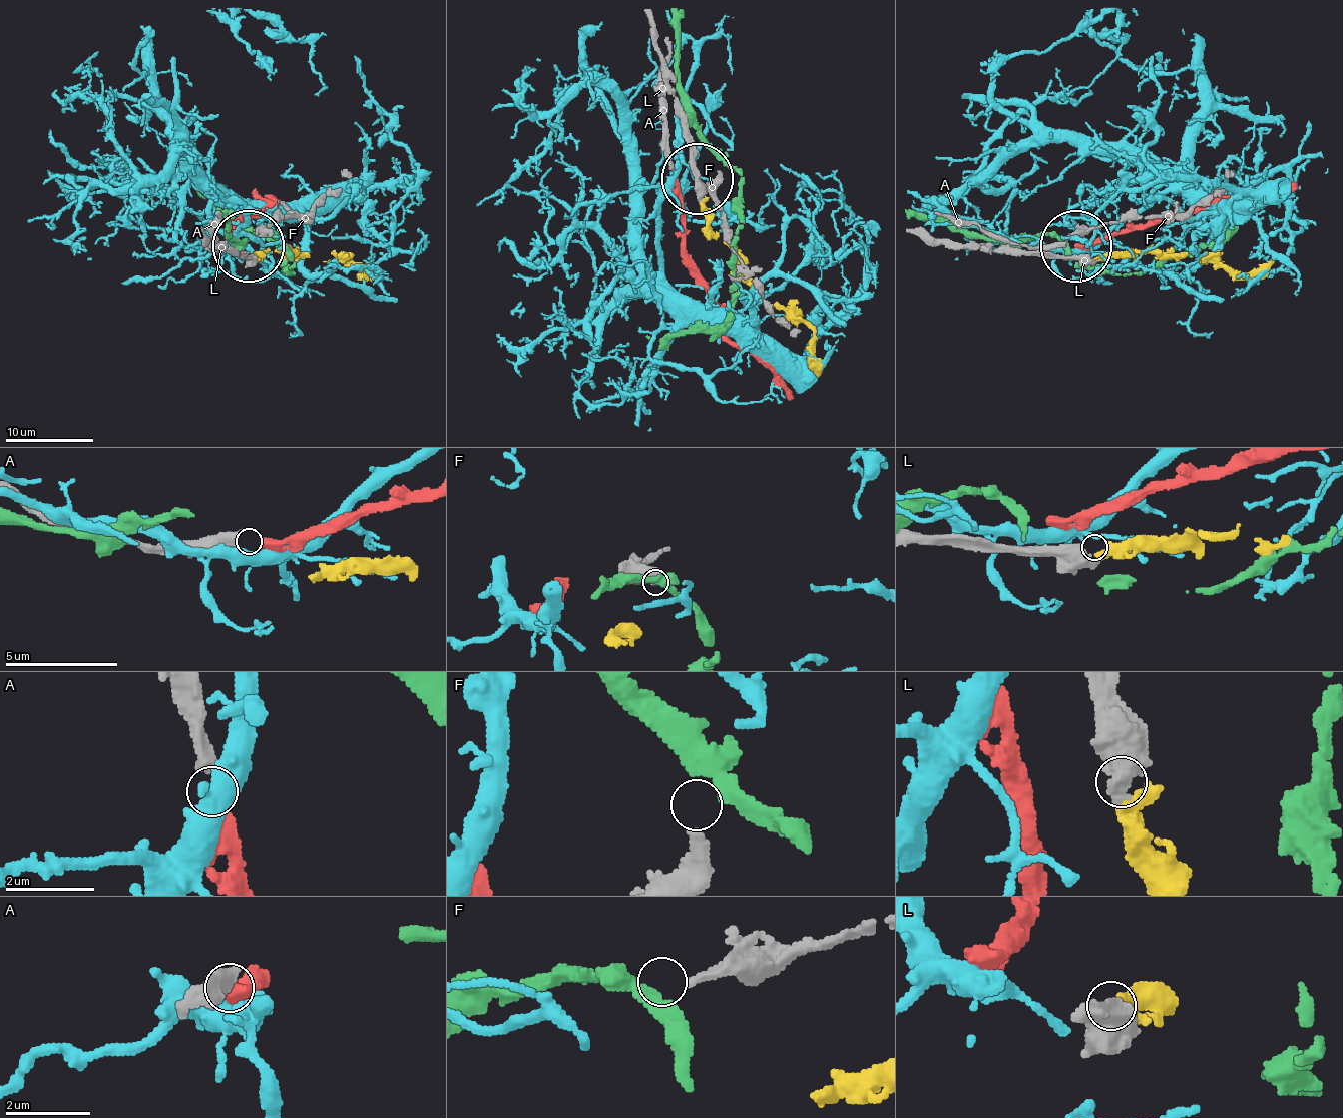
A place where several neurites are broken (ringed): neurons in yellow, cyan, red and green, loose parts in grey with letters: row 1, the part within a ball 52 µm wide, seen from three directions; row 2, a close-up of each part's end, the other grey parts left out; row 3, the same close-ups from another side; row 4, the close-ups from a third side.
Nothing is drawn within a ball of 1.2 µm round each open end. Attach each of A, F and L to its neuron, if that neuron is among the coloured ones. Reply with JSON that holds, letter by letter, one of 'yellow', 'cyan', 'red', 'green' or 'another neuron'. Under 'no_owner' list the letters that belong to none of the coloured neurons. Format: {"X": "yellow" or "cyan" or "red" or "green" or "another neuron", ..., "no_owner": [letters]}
{"A": "red", "F": "green", "L": "yellow", "no_owner": []}

